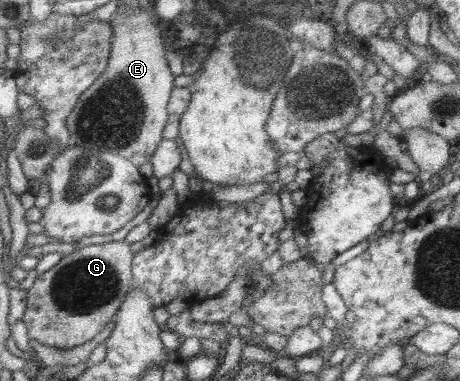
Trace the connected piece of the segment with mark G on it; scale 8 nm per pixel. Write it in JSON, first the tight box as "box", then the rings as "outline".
{"box":[23,240,132,349],"outline":[[[125,240],[87,245],[62,256],[52,269],[40,274],[27,292],[27,307],[23,321],[35,341],[61,349],[74,349],[91,341],[105,326],[111,326],[119,306],[132,287],[132,244]]]}

